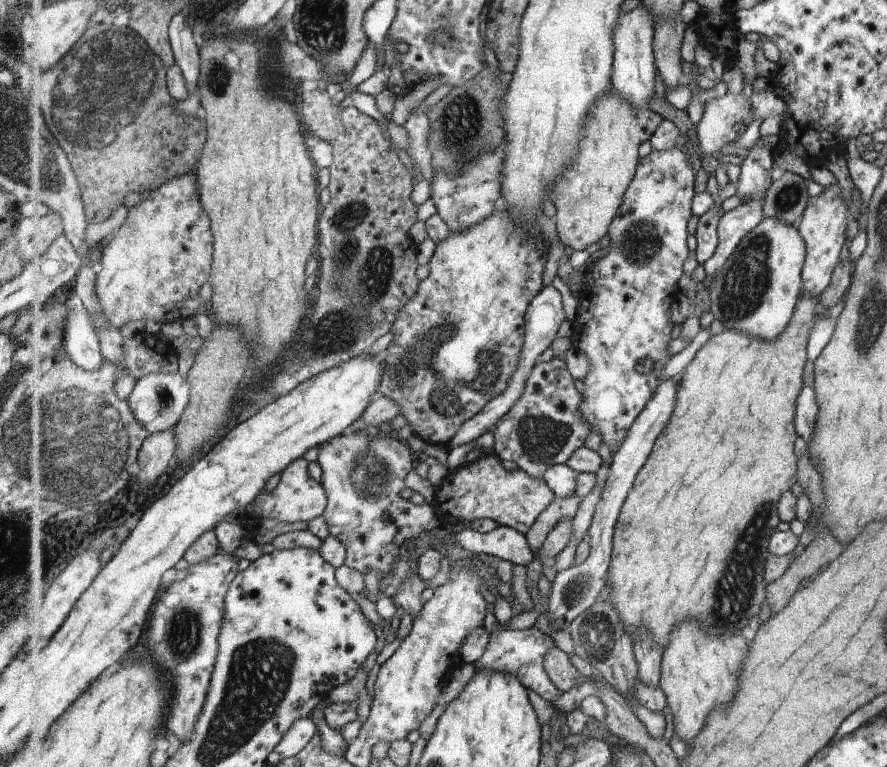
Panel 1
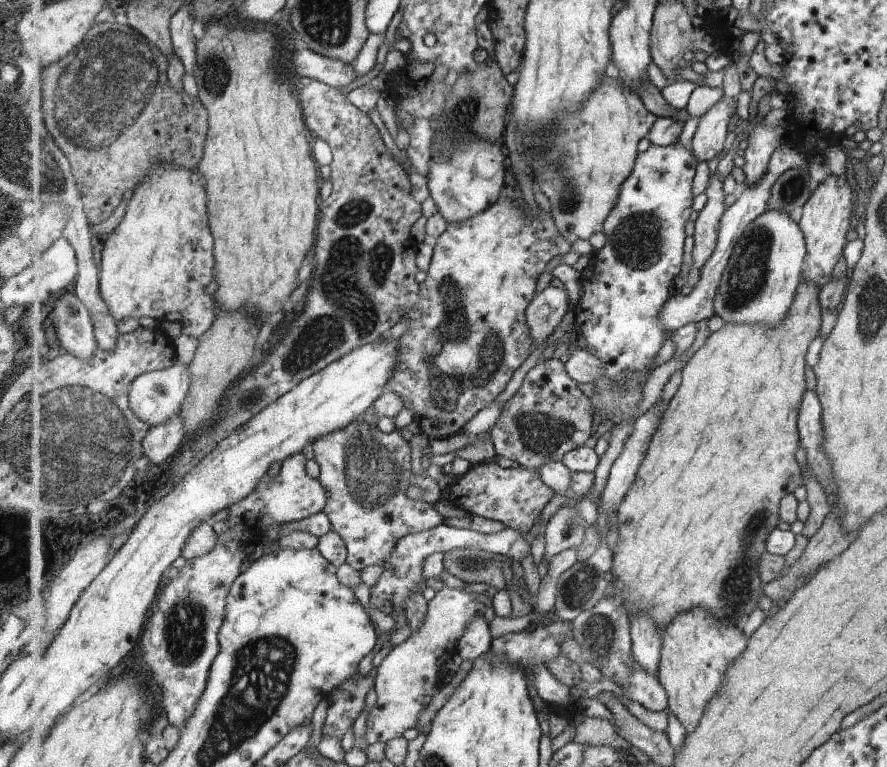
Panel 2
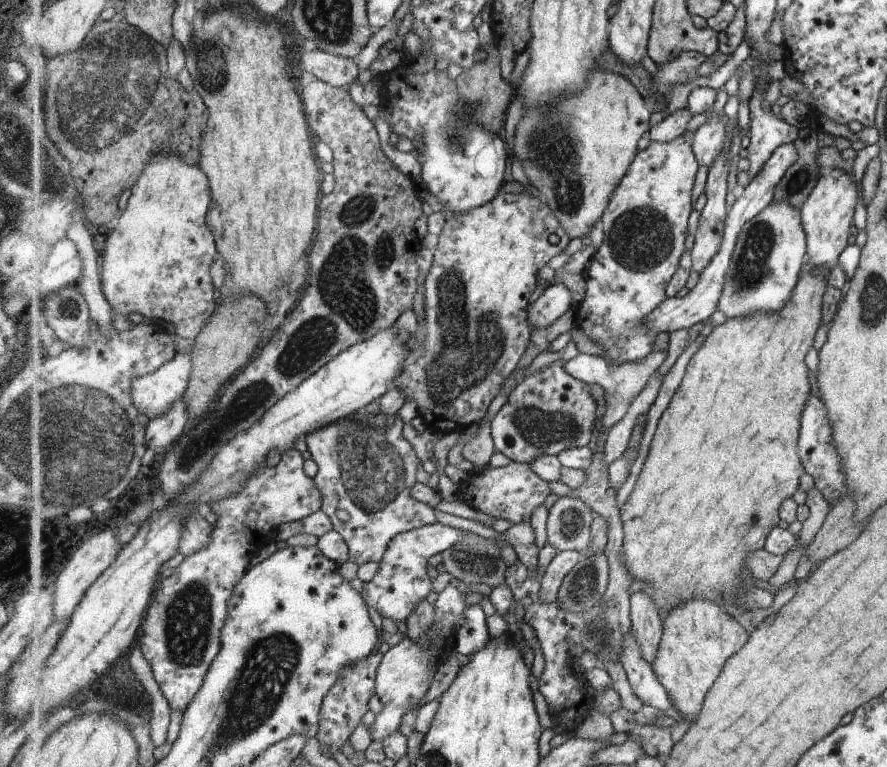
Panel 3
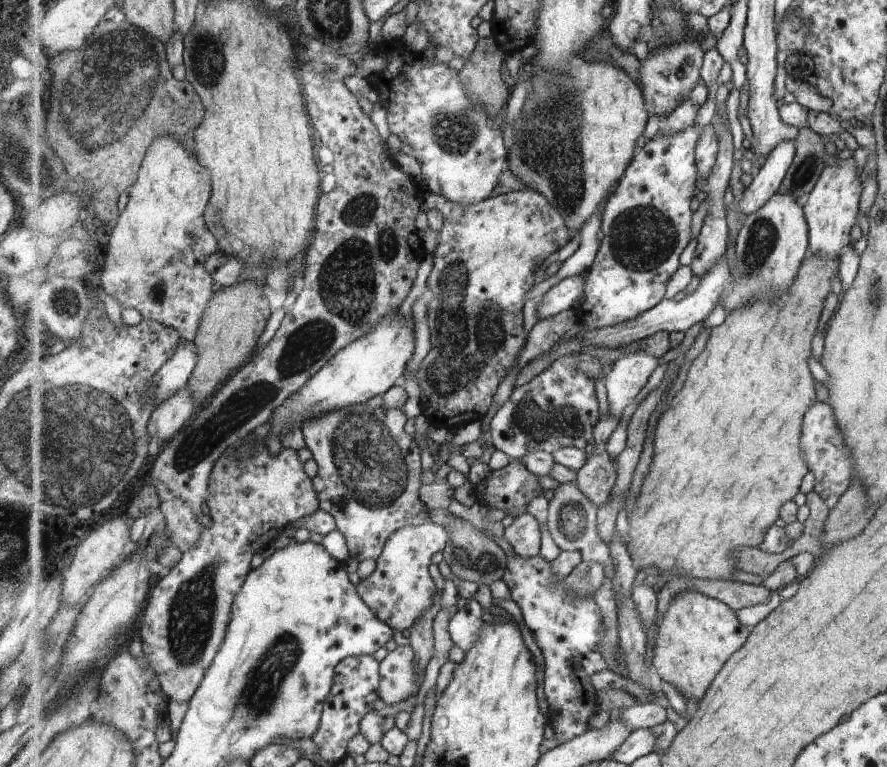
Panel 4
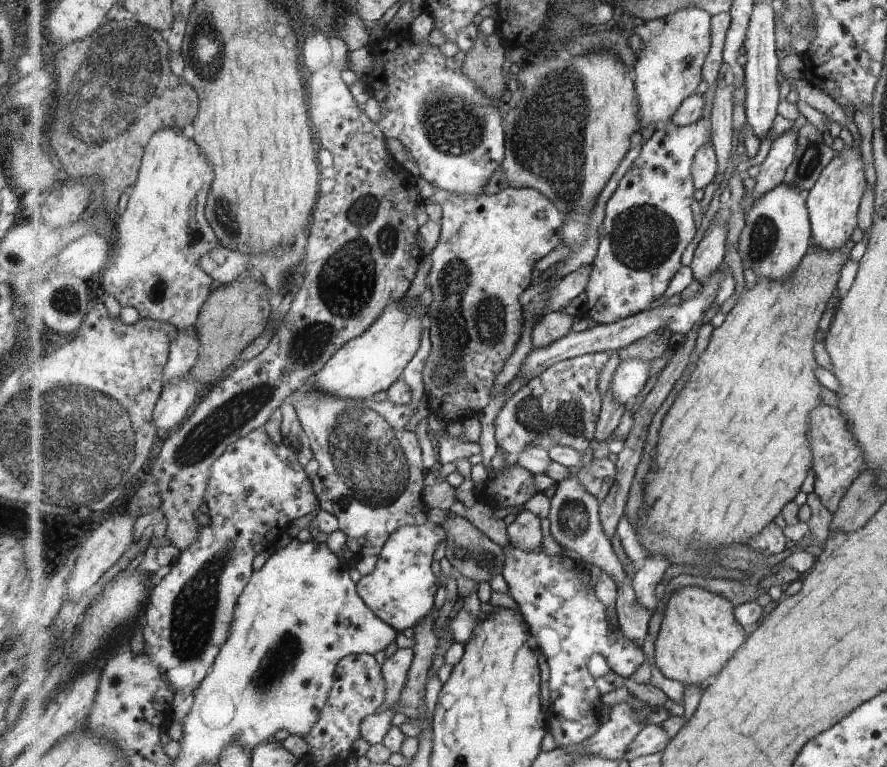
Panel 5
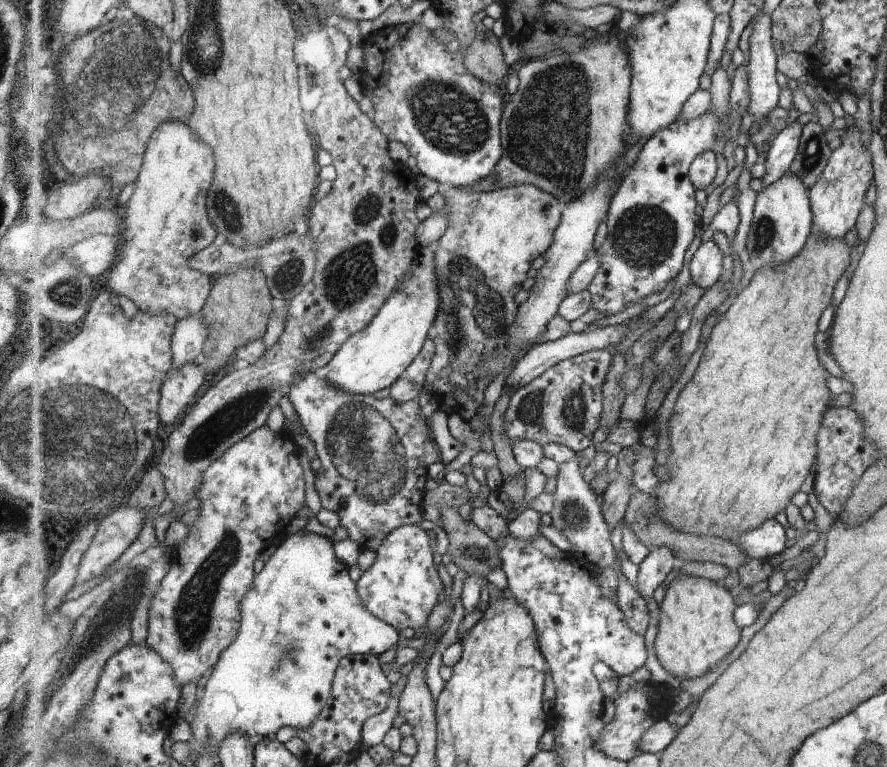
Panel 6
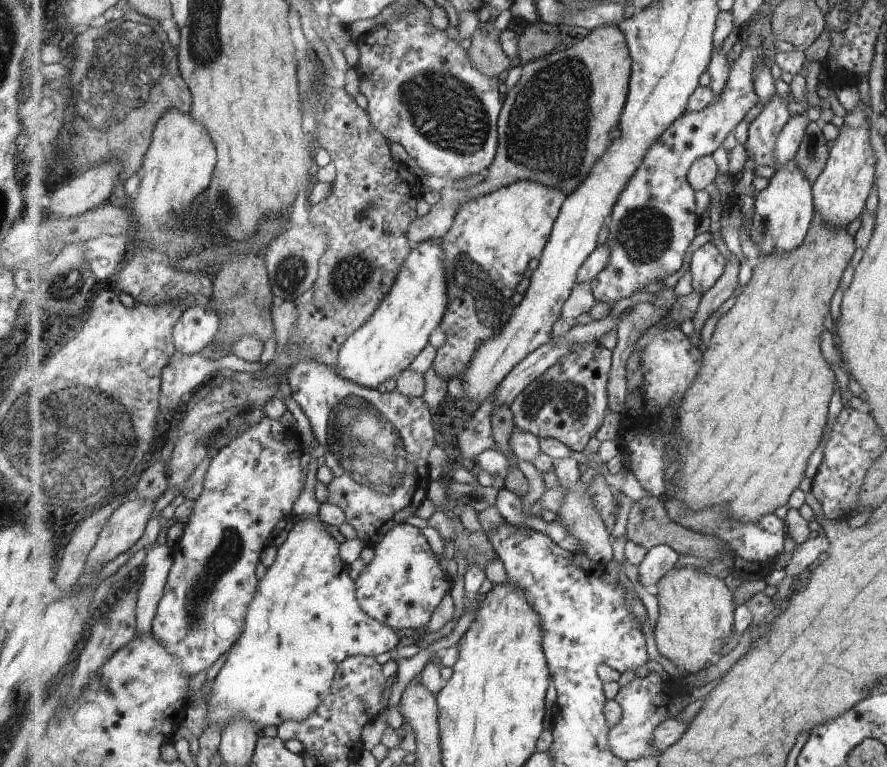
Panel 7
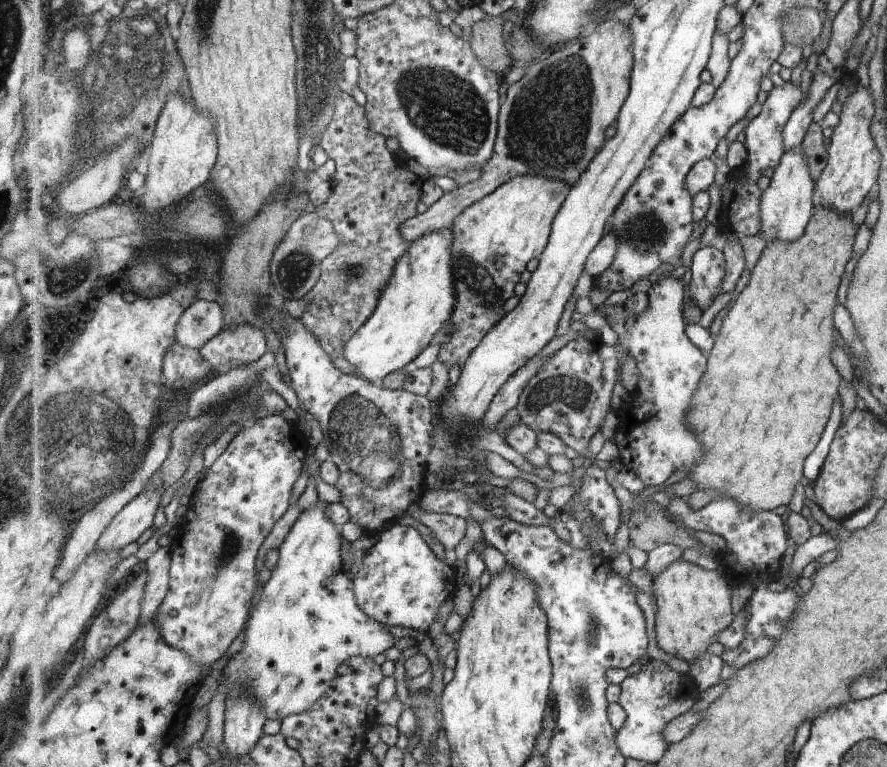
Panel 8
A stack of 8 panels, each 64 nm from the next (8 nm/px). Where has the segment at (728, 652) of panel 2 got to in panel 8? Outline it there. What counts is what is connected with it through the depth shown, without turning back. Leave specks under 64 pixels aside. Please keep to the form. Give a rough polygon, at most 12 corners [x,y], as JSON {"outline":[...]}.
{"outline":[[718,570],[654,578],[659,649],[690,664],[733,622]]}

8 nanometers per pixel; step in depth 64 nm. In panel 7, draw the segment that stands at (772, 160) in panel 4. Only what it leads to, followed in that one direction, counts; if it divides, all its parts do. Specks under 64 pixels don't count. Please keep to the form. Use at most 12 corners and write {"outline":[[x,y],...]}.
{"outline":[[805,111],[790,118],[776,150],[778,164],[796,156],[809,123]]}

